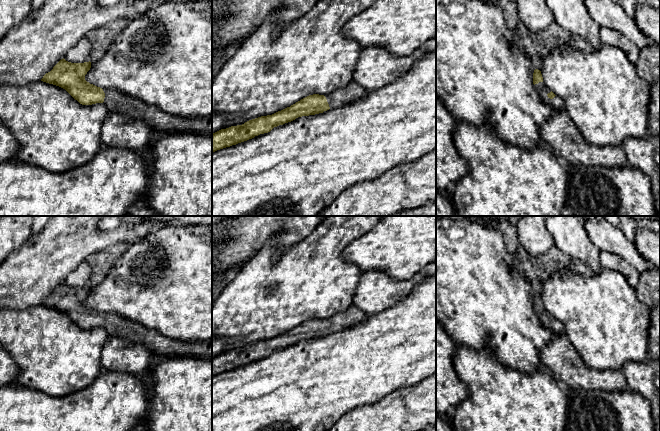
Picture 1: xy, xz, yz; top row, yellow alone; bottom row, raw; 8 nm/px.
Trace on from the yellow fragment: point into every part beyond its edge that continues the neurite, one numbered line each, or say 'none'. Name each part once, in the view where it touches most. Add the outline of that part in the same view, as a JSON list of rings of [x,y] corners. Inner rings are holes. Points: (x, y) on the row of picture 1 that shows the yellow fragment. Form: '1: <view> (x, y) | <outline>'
1: yz (556, 103) | [[[539,82],[538,84],[534,85],[538,95],[540,96],[541,100],[551,106],[556,111],[561,111],[565,109],[565,104],[561,98],[555,96],[553,99],[550,99],[547,94],[551,91],[545,86],[544,82]]]

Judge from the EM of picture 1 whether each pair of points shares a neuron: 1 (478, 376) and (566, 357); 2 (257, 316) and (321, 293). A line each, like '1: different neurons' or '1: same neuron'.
1: different neurons
2: same neuron

